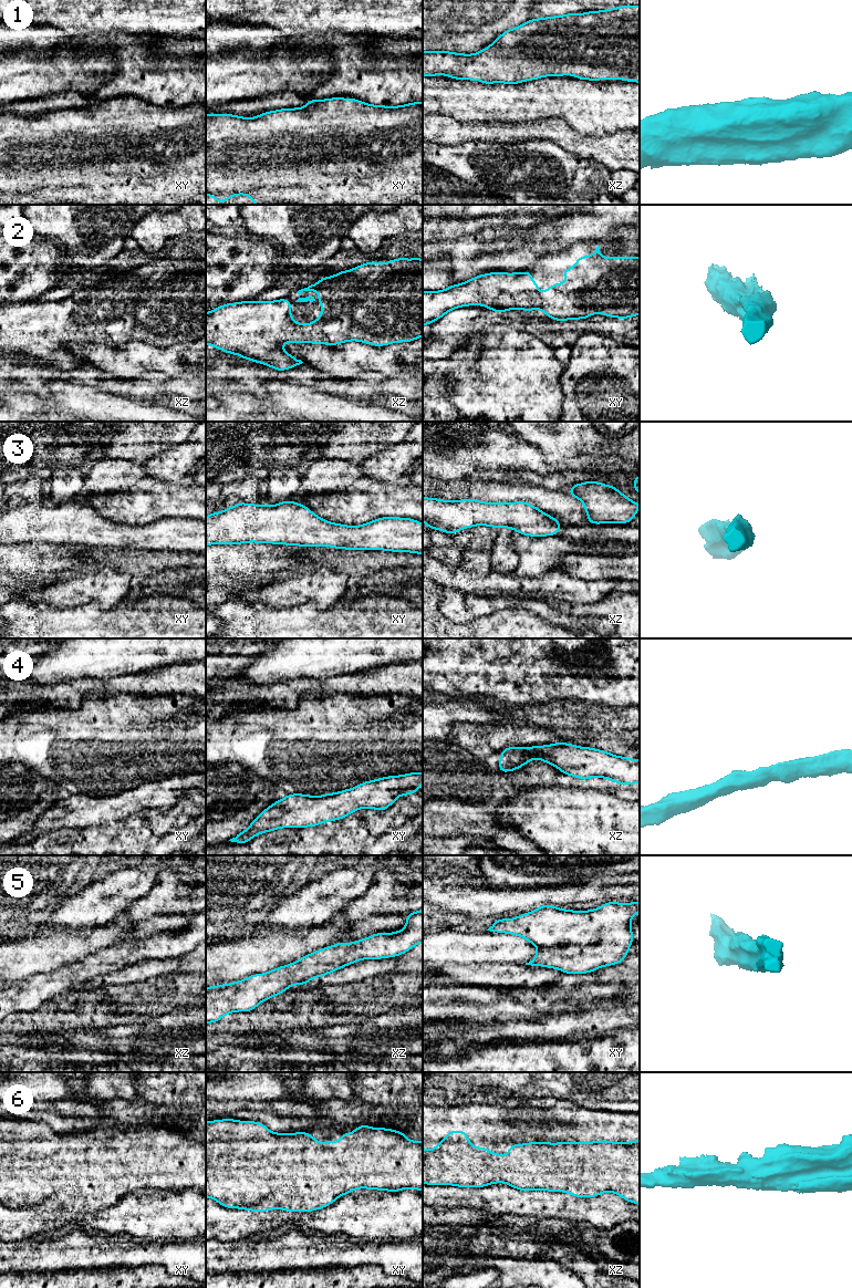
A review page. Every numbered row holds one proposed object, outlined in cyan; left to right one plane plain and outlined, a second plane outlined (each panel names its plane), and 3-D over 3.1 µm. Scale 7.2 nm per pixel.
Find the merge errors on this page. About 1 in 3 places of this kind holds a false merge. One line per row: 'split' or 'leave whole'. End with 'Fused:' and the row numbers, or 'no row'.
1: leave whole
2: leave whole
3: leave whole
4: leave whole
5: leave whole
6: leave whole
Fused: no row

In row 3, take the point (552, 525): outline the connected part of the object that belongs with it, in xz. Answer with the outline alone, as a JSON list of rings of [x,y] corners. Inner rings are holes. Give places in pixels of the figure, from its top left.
[[[423,497],[423,521],[427,529],[454,534],[475,526],[512,528],[530,537],[557,536],[561,522],[526,502],[484,502],[475,499],[447,501]]]

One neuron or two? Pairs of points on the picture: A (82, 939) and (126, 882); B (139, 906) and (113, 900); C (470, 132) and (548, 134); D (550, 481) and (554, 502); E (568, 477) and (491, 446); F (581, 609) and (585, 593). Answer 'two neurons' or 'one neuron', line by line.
A: two neurons
B: two neurons
C: one neuron
D: two neurons
E: two neurons
F: two neurons

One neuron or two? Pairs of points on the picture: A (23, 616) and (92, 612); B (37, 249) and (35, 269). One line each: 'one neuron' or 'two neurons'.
A: one neuron
B: one neuron

